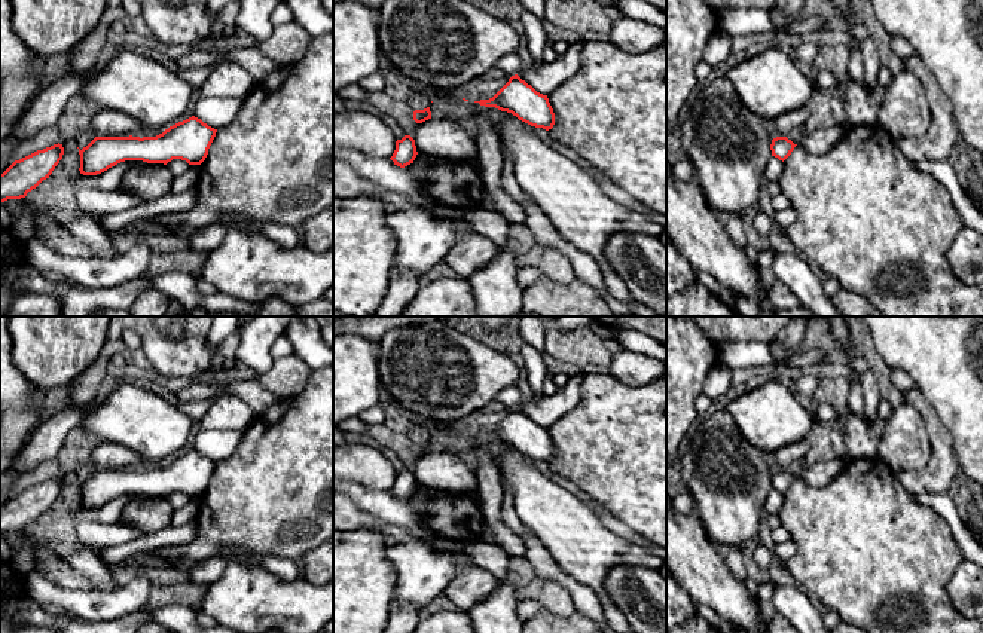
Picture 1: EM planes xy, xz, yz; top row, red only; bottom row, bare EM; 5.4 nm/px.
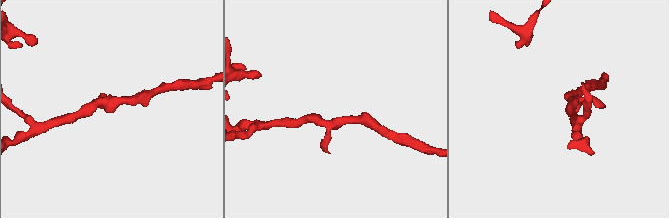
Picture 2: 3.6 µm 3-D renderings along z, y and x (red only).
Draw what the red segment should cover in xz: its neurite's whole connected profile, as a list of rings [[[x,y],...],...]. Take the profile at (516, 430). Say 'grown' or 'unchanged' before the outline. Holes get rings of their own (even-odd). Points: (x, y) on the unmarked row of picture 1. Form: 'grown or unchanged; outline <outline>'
unchanged; outline [[[518,407],[512,409],[492,431],[474,435],[512,446],[519,453],[546,464],[555,458],[555,446],[547,428],[537,425]]]

